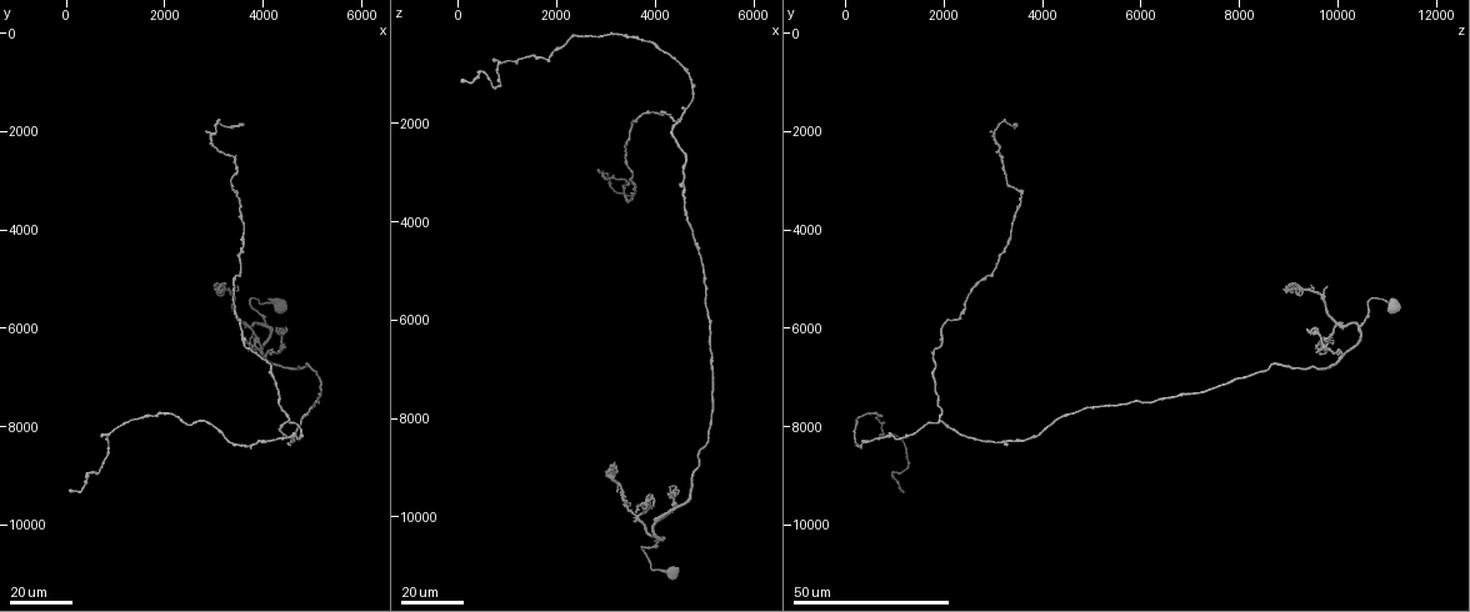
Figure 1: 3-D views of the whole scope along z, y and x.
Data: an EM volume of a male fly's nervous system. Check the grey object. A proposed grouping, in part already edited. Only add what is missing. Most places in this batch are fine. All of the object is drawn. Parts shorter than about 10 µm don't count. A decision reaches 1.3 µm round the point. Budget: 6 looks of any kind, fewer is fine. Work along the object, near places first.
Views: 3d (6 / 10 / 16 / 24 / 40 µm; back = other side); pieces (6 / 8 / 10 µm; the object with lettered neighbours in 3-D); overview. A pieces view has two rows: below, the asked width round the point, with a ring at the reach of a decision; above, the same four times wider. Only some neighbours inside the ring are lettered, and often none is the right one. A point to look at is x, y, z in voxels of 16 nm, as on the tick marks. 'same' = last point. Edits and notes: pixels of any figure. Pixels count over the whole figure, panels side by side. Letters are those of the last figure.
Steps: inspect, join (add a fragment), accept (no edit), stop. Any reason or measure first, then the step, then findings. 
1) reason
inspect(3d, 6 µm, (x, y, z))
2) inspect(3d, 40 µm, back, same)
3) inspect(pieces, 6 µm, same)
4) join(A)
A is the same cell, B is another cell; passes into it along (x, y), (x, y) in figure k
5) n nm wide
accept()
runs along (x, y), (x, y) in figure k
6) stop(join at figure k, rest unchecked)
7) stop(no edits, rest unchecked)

an open end
inspect(3d, 24 µm, (700, 8200, 750))

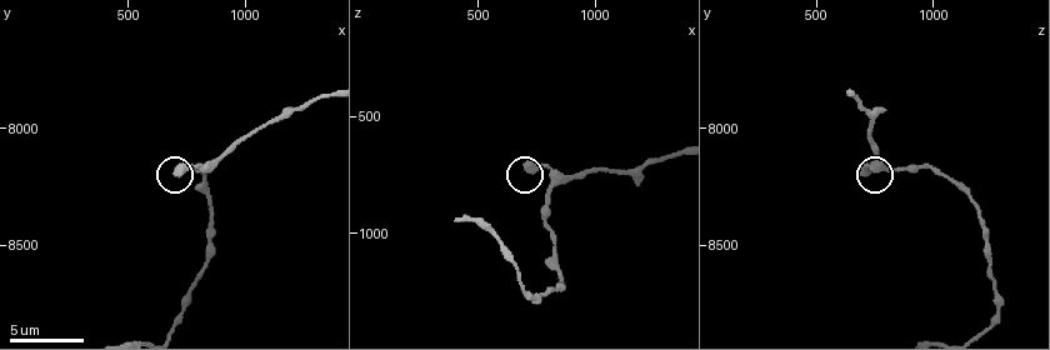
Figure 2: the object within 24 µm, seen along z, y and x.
what lies round it
inspect(pieces, 10 µm, (710, 8180, 710))

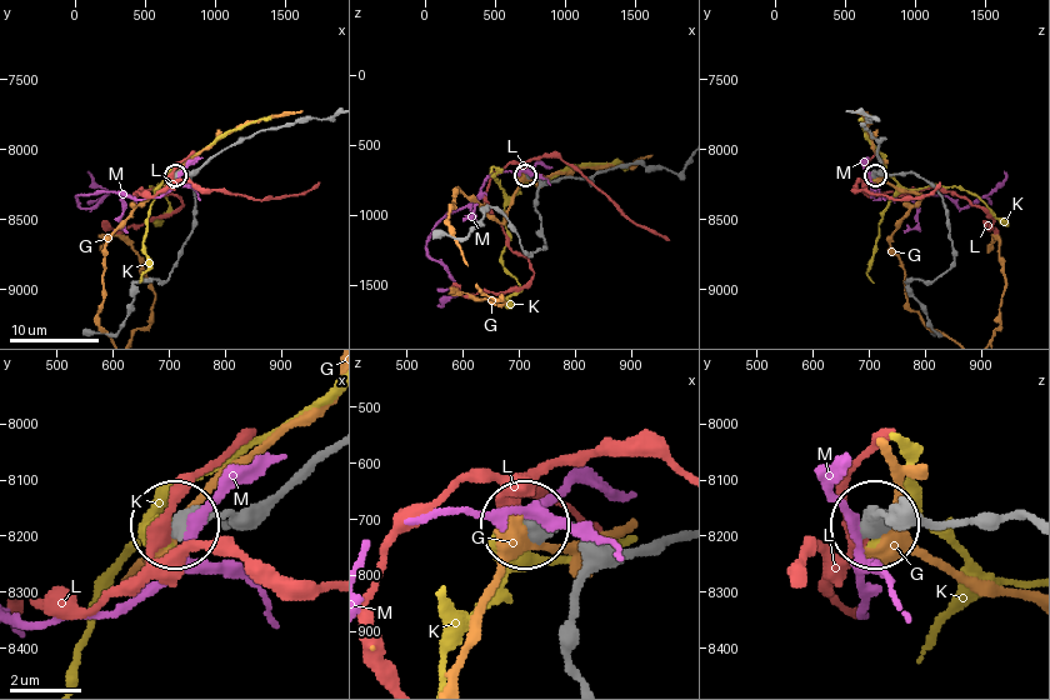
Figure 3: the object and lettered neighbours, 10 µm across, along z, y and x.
accept()
G, K, L and M are other cells; no lettered fragment goes on from it

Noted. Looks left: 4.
long arm stops here
inspect(3d, 16 µm, (100, 9300, 1100))

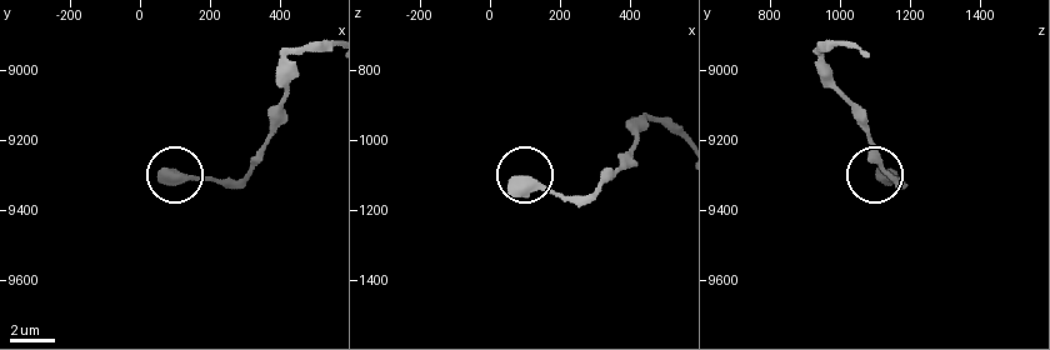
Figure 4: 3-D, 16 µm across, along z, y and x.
see the neighbours
inspect(pieces, 10 µm, (60, 9300, 1120))

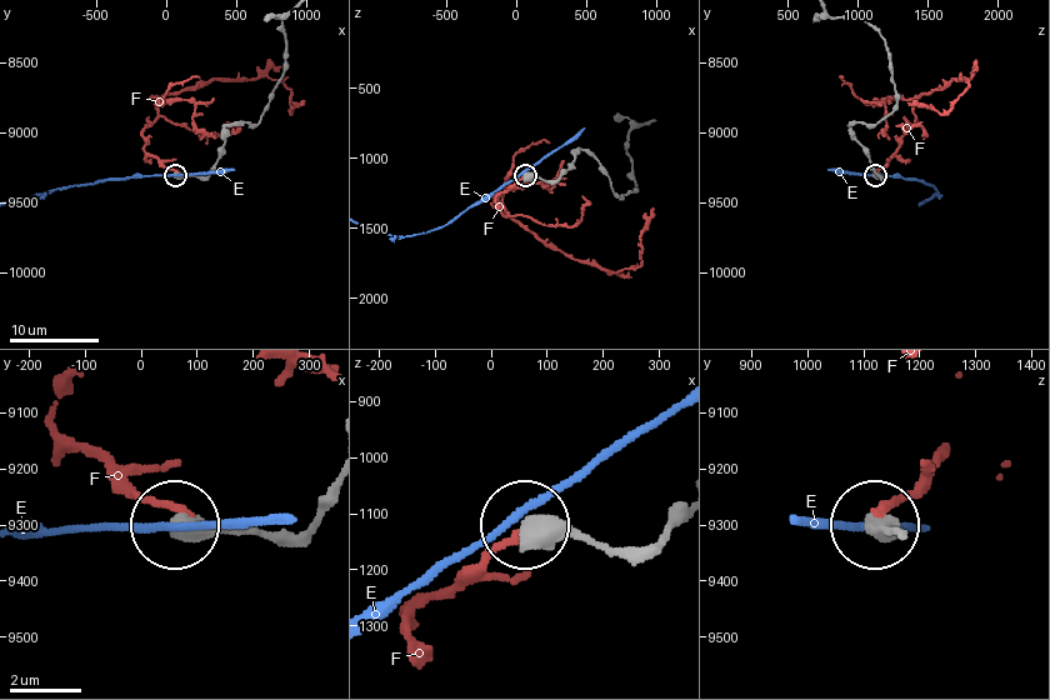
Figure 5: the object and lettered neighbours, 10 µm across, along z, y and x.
accept()
E and F are other cells; runs along (671, 533), (644, 550), (609, 550), (555, 541), (531, 526) in figure 5; no lettered fragment goes on from it

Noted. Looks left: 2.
branch stops here
inspect(3d, 24 µm, (4500, 8350, 3300))

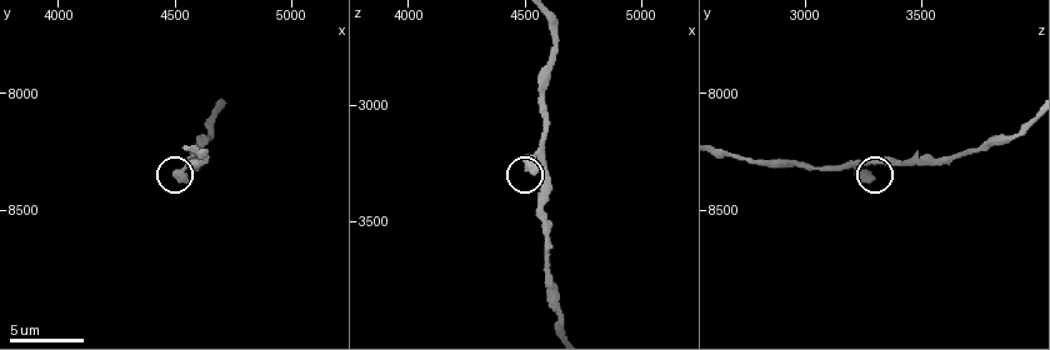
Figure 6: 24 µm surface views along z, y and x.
inspect(pieces, 8 µm, (4530, 8370, 3280))

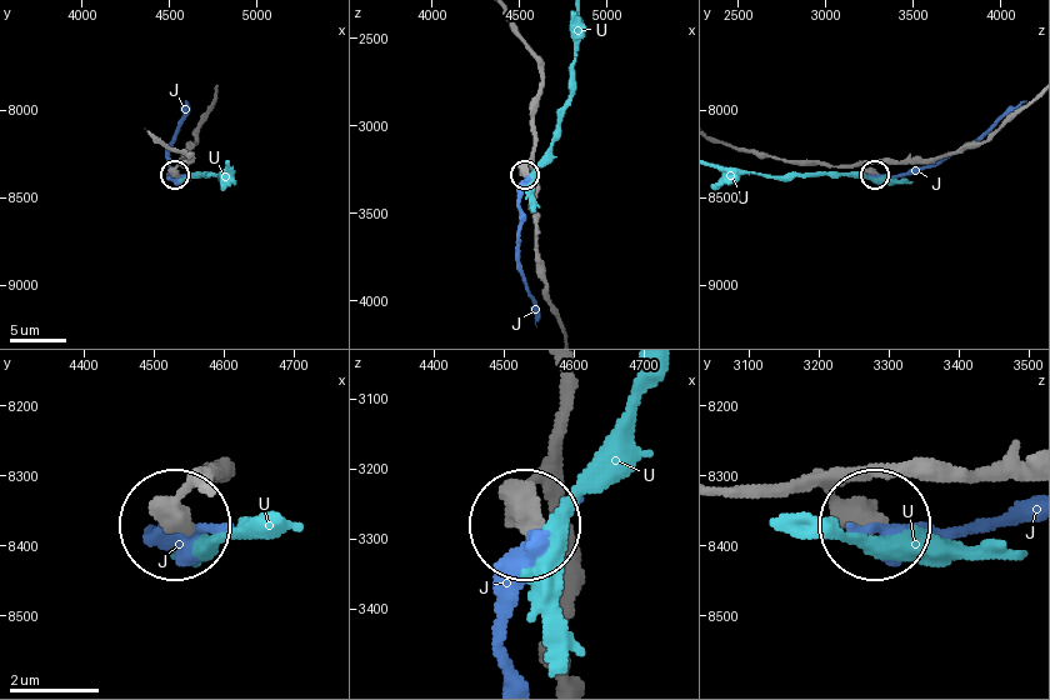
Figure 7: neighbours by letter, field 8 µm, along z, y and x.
500 nm wide
accept()
J and U are other cells; runs along (558, 316), (535, 239), (530, 166), (525, 173) in figure 7; none of them fits

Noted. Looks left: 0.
stop(no edits, rest unchecked)

